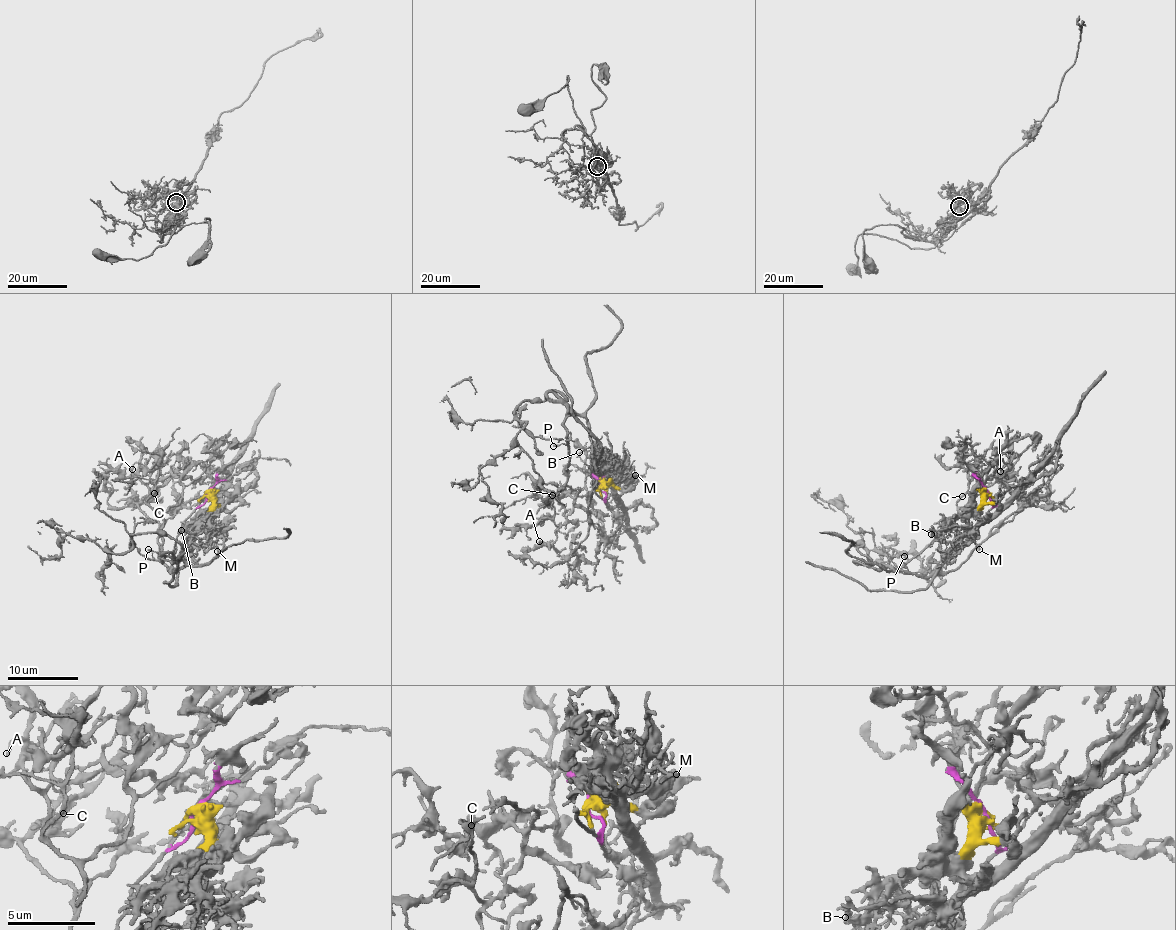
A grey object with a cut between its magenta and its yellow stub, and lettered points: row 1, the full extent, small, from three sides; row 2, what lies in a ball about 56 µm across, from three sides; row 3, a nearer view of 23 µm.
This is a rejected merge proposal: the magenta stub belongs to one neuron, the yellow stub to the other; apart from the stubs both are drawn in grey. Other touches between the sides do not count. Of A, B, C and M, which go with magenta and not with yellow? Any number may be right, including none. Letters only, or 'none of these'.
A, C

